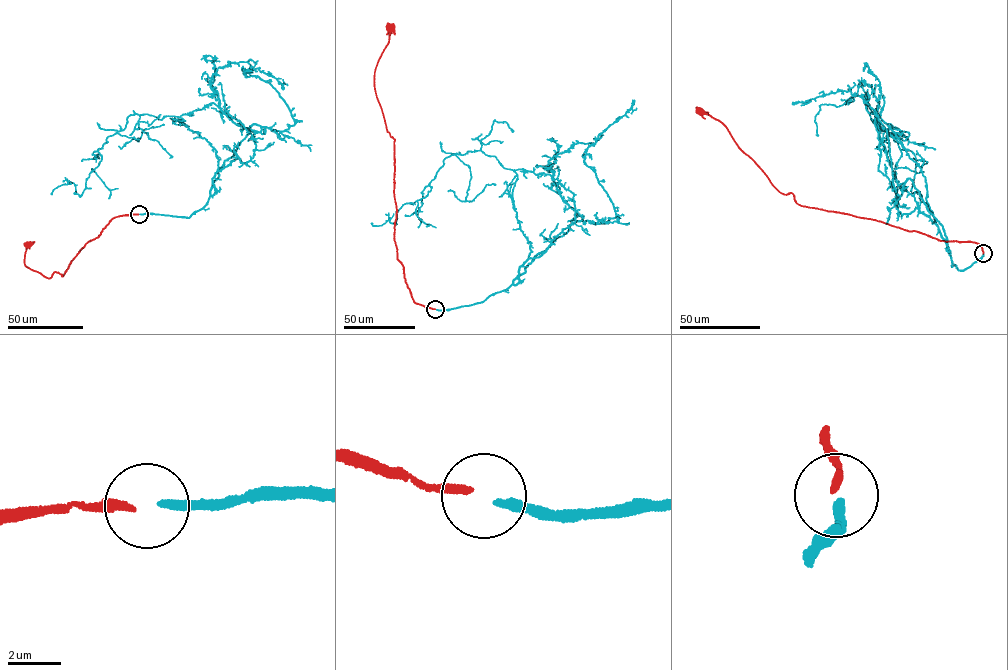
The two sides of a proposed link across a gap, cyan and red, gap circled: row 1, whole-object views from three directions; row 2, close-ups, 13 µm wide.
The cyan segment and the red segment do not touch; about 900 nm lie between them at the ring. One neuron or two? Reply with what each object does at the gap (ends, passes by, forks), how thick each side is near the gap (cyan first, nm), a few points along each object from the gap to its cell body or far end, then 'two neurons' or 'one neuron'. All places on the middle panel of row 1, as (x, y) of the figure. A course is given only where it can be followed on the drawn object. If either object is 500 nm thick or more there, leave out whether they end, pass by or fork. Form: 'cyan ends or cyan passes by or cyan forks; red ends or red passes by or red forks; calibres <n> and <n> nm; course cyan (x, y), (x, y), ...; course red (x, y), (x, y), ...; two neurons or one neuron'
cyan ends; red ends; calibres 320 and 280 nm; course cyan (436, 309), (519, 281), (531, 242), (515, 173), (481, 150), (451, 155), (395, 225), (372, 223); course red (435, 309), (414, 301), (394, 240), (394, 140), (386, 129), (374, 86), (375, 68), (388, 43), (390, 27); one neuron

